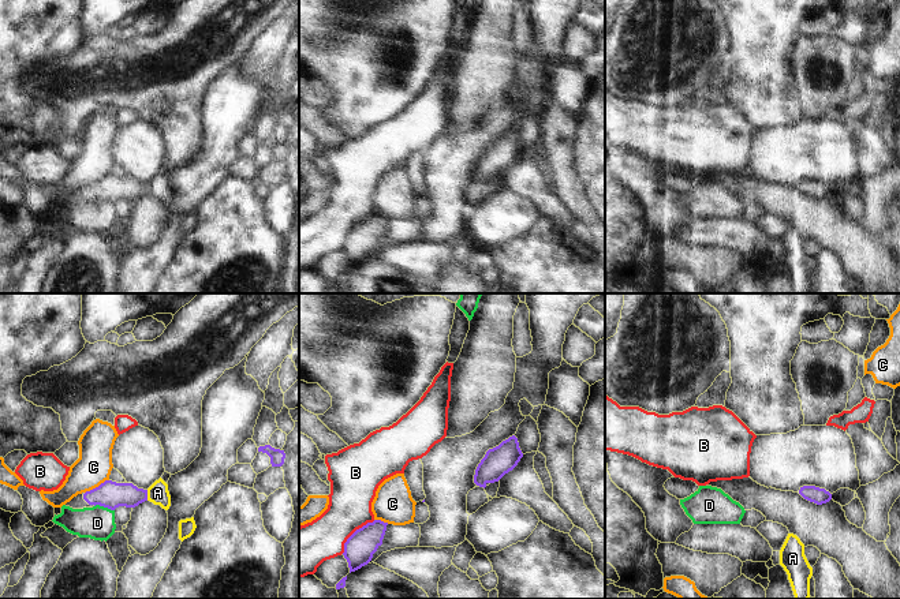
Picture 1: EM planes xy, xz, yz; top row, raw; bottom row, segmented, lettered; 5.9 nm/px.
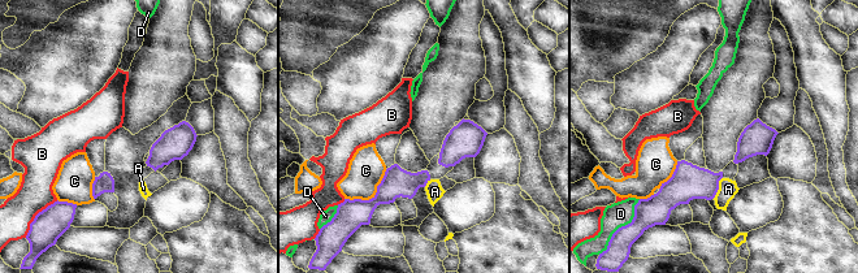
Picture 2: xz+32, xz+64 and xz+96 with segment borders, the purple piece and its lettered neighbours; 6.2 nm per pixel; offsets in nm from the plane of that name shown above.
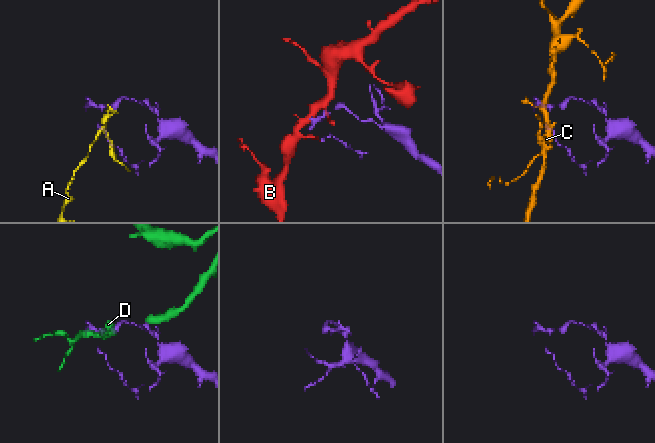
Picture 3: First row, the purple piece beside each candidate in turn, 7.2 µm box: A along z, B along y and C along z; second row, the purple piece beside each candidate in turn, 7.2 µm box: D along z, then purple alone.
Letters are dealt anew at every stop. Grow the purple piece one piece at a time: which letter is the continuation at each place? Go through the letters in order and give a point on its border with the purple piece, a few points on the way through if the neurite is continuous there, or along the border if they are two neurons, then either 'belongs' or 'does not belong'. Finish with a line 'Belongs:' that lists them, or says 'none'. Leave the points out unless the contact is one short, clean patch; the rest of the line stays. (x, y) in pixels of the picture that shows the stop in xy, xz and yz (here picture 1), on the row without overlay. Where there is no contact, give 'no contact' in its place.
A: contact xy (146, 190); border xy (146, 184), (148, 194); does not belong
B: contact xz (354, 227); border xz (374, 214), (359, 221), (347, 234), (342, 247); does not belong
C: contact xy (96, 182); border xy (108, 173), (85, 187); does not belong
D: contact xy (104, 201); does not belong
Belongs: none

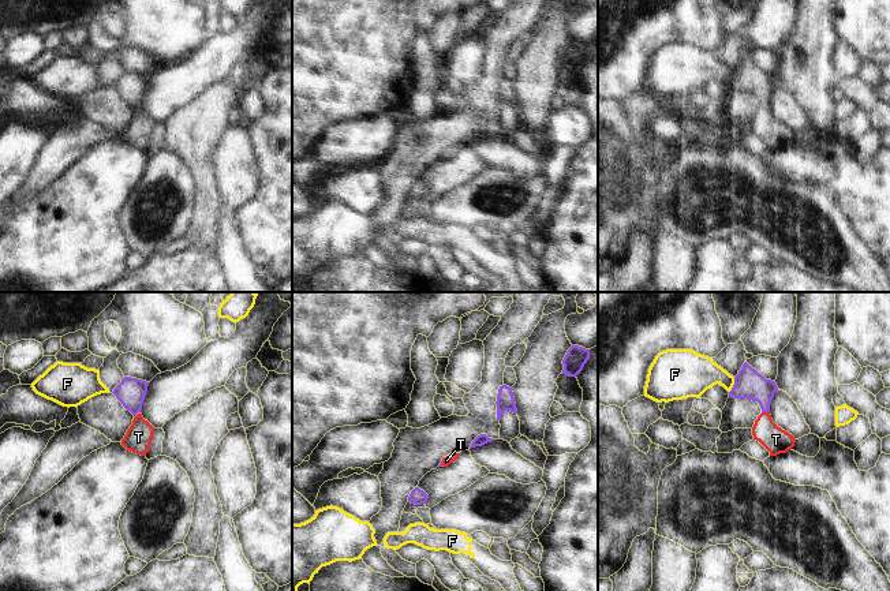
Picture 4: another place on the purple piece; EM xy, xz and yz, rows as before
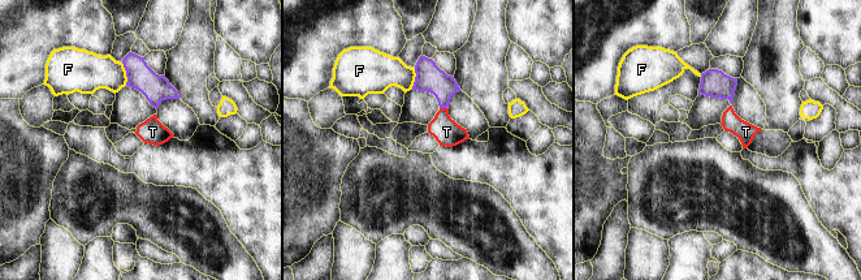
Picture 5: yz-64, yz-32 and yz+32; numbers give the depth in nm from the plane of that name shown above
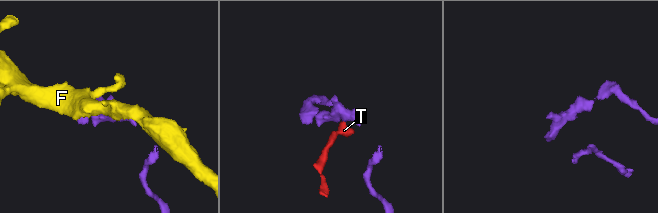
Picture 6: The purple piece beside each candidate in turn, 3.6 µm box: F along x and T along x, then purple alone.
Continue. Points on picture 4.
F: contact yz (733, 79); border yz (735, 71), (735, 78), (729, 86); does not belong
T: contact yz (766, 105); way yz (748, 78), (765, 94), (766, 105), (766, 124), (776, 134); belongs
Belongs: T

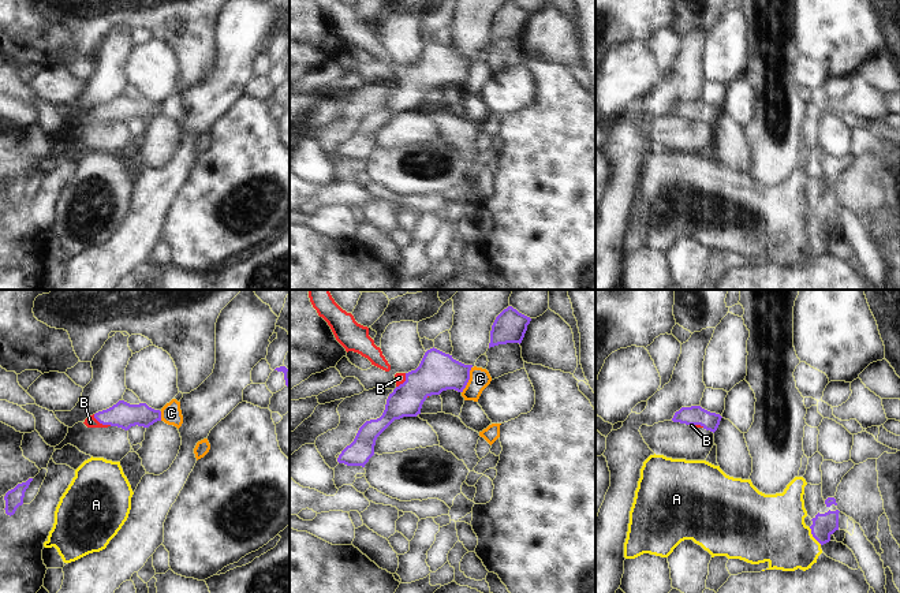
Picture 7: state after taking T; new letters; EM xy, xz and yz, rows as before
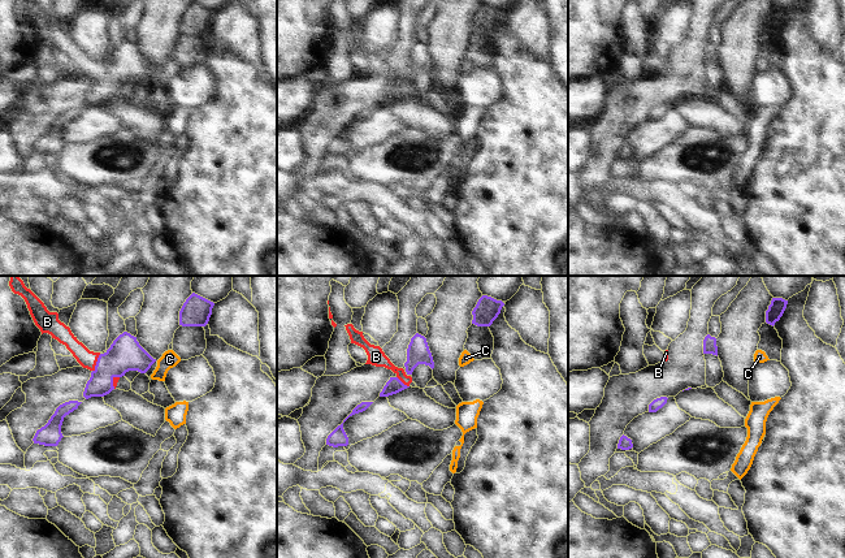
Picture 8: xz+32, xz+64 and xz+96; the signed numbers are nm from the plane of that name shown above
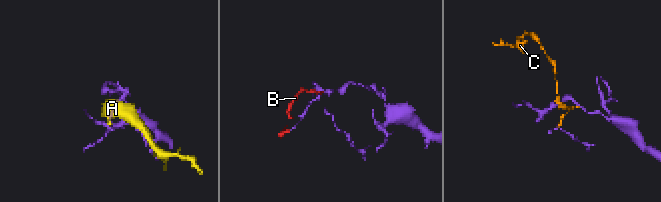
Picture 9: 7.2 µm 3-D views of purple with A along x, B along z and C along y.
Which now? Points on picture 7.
A: contact yz (813, 230); border yz (809, 222), (810, 227), (821, 238); does not belong
B: contact xy (101, 116); way xy (122, 108), (107, 111), (101, 116), (90, 116); belongs
C: contact xz (469, 73); border xz (471, 60), (469, 75), (462, 86); does not belong
Belongs: B

